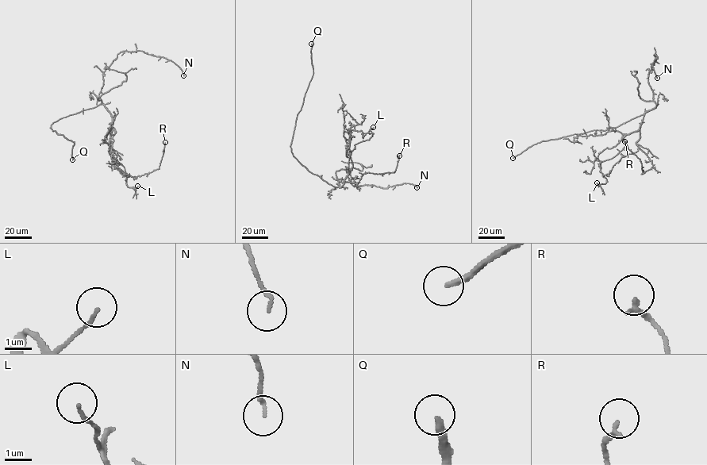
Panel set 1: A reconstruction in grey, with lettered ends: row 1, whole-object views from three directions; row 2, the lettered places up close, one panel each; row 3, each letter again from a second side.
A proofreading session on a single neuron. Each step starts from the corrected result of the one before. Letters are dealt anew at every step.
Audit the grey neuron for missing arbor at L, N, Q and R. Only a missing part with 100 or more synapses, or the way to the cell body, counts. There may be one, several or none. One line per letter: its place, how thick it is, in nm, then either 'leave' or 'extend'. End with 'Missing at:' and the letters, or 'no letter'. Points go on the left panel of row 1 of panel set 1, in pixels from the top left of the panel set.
L: at (137, 186); 110 nm thick; leave
N: at (183, 75); 110 nm thick; leave
Q: at (72, 159); 240 nm thick; extend
R: at (165, 142); 160 nm thick; leave
Missing at: Q

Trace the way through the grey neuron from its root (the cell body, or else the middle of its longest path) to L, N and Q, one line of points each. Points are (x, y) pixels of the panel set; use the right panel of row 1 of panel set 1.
L: (653, 109), (656, 105), (645, 113), (638, 130), (622, 136), (623, 148), (600, 163), (606, 181), (597, 182)
N: (653, 109), (656, 105), (648, 74), (655, 60), (655, 54), (657, 58), (652, 67), (657, 78)
Q: (653, 109), (616, 127), (541, 141), (512, 158)

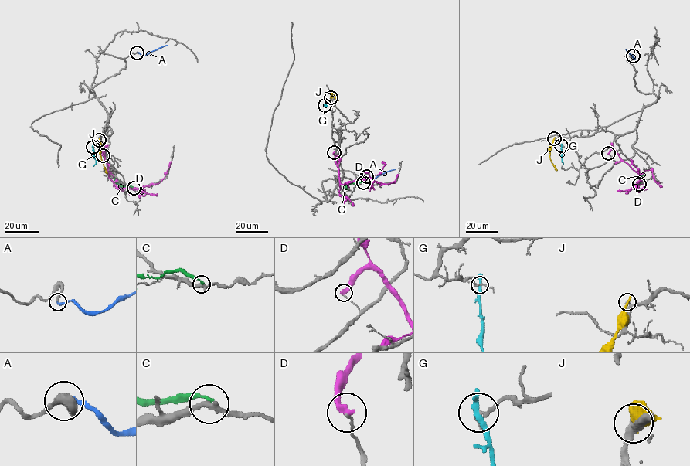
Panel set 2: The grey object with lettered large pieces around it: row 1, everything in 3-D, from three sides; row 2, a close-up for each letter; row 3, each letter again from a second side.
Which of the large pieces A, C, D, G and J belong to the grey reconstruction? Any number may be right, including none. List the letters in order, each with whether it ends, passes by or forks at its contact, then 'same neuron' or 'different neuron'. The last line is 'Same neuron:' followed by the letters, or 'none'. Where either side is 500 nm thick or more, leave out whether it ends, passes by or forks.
A: it ends there; same neuron
C: it ends there; different neuron
D: it ends there; different neuron
G: it ends there; different neuron
J: it ends there; different neuron
Same neuron: A

